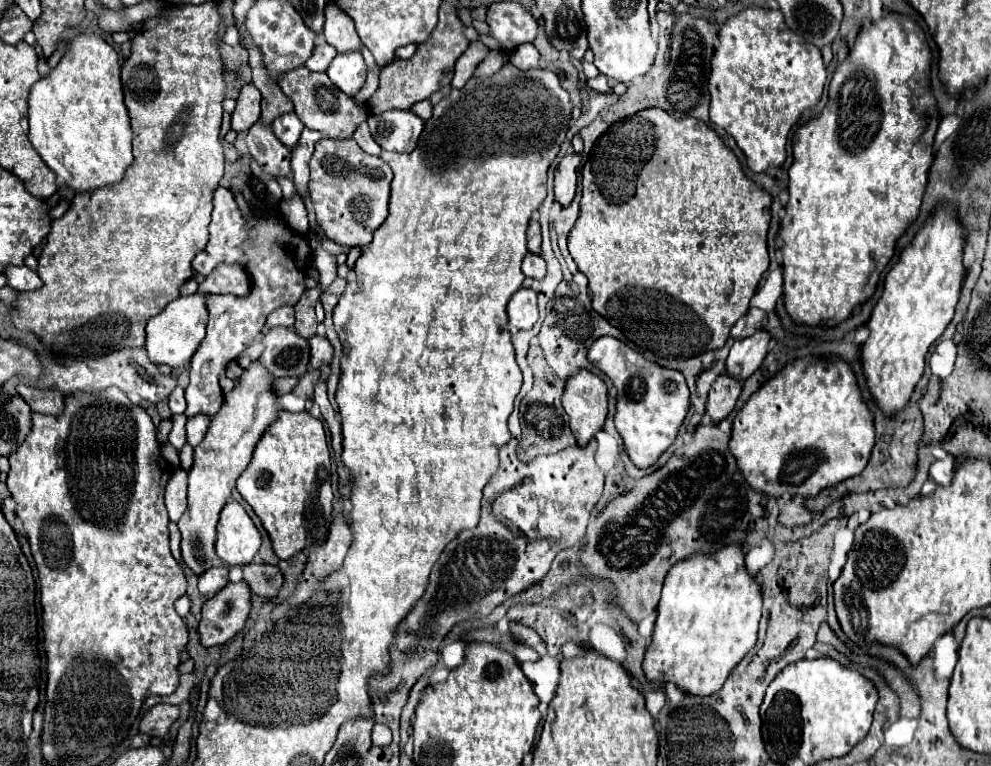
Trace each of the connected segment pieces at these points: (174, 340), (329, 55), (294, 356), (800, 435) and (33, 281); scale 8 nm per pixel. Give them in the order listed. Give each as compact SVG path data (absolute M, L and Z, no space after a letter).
M192 293L188 297L174 299L160 315L152 317L146 325L146 351L152 363L166 363L170 367L184 367L190 363L200 341L204 339L206 327L206 293Z
M322 43L322 45L316 45L312 57L310 57L304 65L306 65L310 71L325 72L334 57L336 57L336 49L332 49L332 45Z
M274 327L264 337L260 361L272 377L300 377L308 369L308 359L308 341L294 327Z
M802 357L788 363L778 375L766 381L736 413L728 449L736 457L738 471L754 491L772 497L788 493L806 499L862 473L870 459L874 441L872 413L860 397L856 377L848 363L838 357Z
M20 265L20 267L6 267L6 277L8 277L8 285L16 291L34 291L34 289L40 289L44 283L42 279L38 277L36 271L28 269L26 265Z

